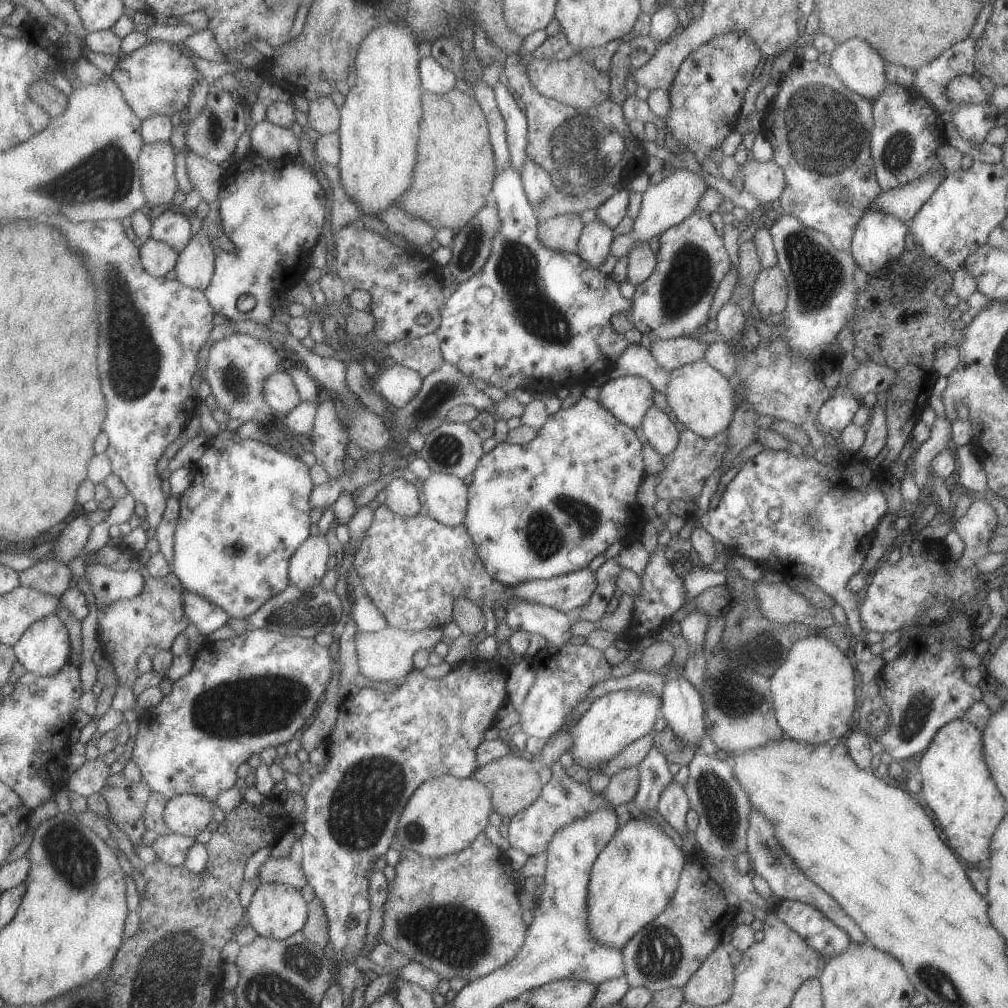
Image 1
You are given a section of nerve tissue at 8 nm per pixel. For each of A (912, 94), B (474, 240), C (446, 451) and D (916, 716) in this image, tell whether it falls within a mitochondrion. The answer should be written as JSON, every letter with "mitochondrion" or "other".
{"A":"other","B":"mitochondrion","C":"mitochondrion","D":"mitochondrion"}

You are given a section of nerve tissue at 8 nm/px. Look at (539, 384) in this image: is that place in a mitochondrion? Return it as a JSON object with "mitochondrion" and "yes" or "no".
{"mitochondrion":"no"}

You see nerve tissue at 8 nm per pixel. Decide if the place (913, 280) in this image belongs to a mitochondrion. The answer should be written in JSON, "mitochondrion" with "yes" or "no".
{"mitochondrion":"yes"}

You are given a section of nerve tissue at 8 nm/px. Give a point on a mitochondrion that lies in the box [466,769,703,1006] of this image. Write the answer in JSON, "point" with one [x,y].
{"point":[658,956]}

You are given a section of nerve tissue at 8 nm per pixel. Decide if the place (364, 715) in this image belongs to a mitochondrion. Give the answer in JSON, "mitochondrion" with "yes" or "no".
{"mitochondrion":"no"}

